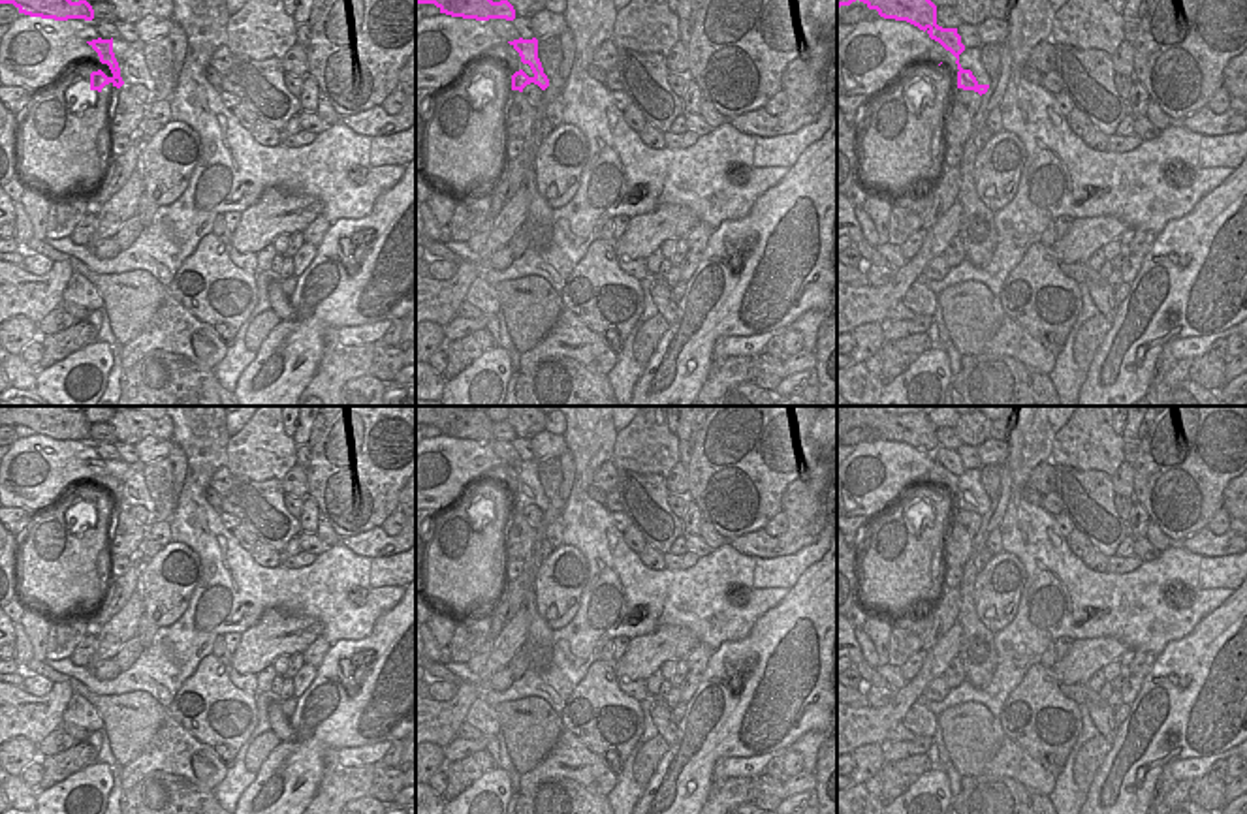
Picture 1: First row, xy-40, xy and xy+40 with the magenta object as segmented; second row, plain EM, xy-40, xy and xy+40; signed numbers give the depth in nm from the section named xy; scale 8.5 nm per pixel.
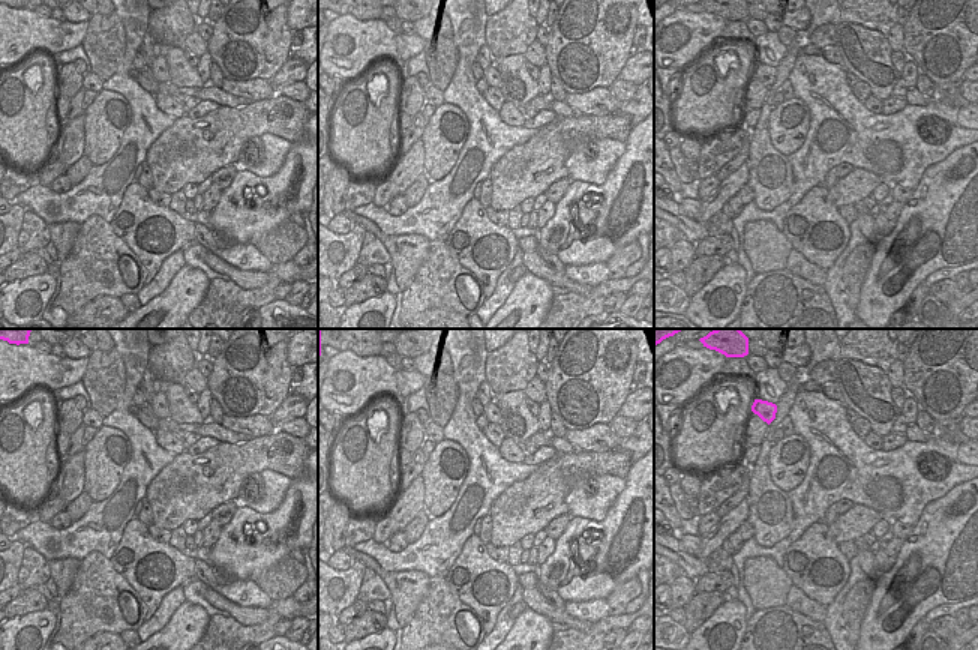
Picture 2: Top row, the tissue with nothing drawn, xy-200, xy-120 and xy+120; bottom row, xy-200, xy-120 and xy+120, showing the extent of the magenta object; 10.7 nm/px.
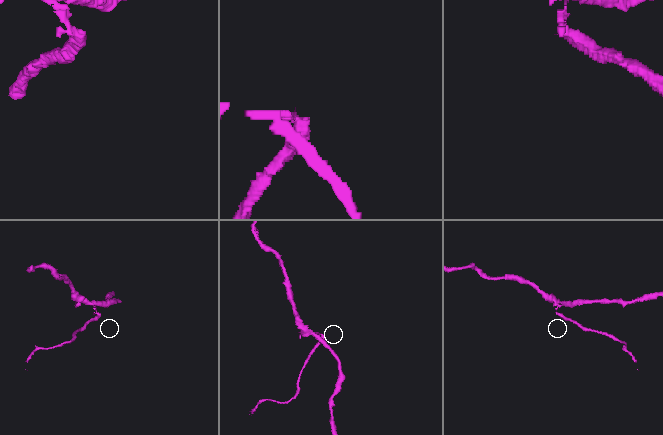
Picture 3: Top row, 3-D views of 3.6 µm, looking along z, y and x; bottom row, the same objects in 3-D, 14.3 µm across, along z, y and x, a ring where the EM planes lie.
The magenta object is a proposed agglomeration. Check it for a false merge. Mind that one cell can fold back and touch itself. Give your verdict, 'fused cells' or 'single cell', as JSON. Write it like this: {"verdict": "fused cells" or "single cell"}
{"verdict": "fused cells"}

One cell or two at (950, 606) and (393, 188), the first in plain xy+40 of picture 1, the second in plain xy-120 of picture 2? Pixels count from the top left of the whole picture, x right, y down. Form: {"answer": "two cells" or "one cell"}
{"answer": "one cell"}

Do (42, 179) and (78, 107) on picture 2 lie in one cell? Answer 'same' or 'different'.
same

